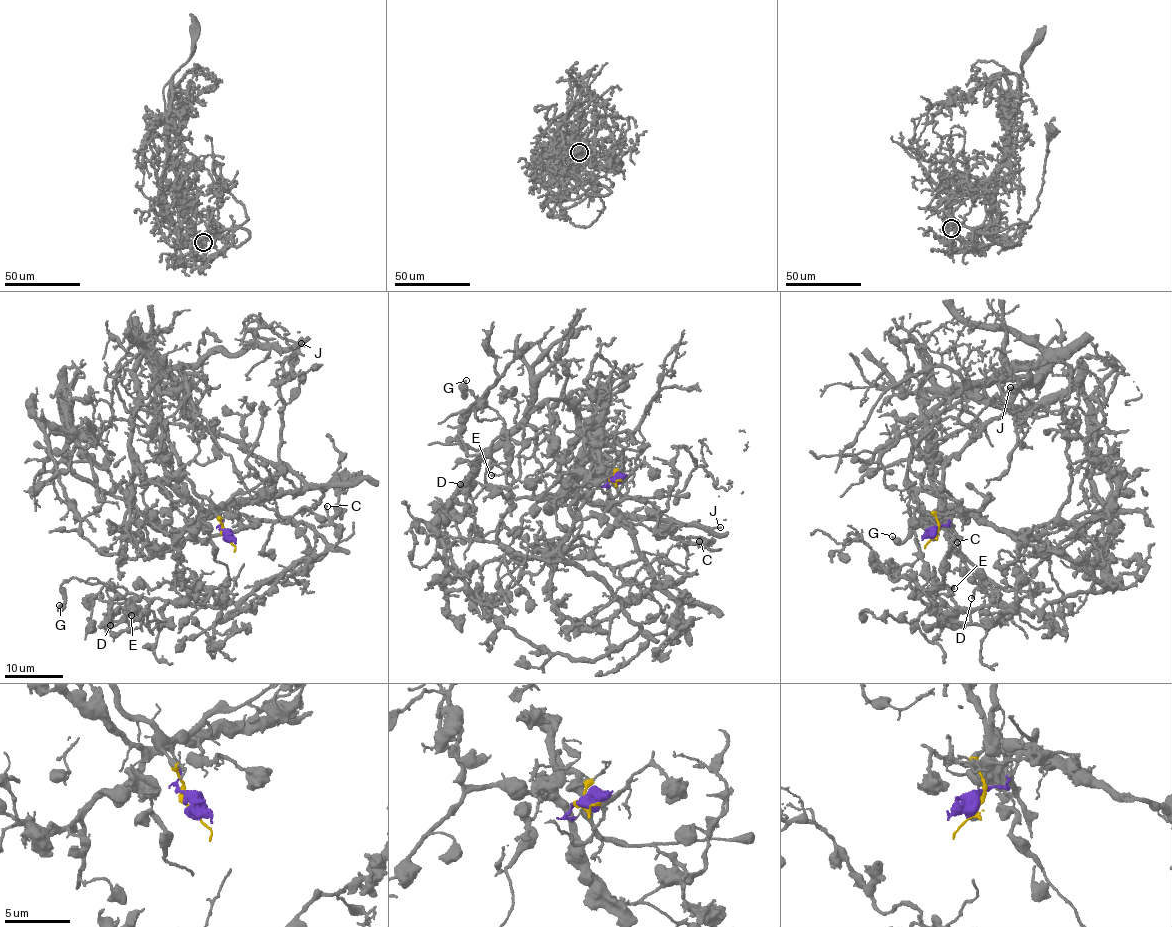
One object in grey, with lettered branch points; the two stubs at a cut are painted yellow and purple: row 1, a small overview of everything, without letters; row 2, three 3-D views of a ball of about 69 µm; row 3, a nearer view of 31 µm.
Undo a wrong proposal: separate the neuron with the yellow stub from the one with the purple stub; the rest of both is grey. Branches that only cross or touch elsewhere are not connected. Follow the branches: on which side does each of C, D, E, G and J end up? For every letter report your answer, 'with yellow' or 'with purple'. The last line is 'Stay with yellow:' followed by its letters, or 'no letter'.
C: with purple
D: with purple
E: with purple
G: with purple
J: with yellow
Stay with yellow: J

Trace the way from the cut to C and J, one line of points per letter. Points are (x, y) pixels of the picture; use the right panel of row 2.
C: (934, 534), (972, 512), (1023, 543), (1018, 604), (989, 626), (912, 592), (944, 582), (956, 542)
J: (935, 533), (947, 462), (1003, 412), (1013, 395), (1040, 379), (1012, 391), (1010, 387)

